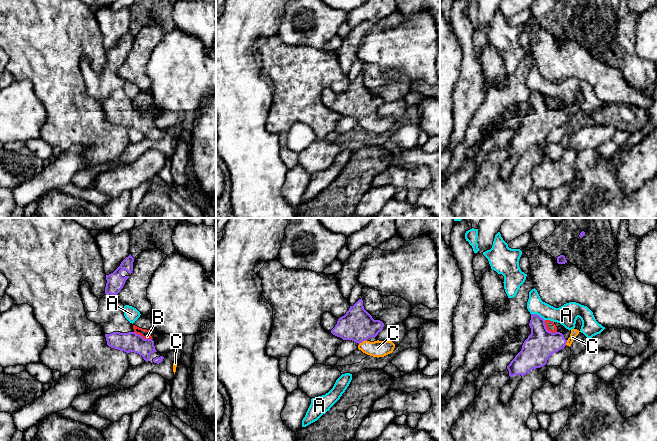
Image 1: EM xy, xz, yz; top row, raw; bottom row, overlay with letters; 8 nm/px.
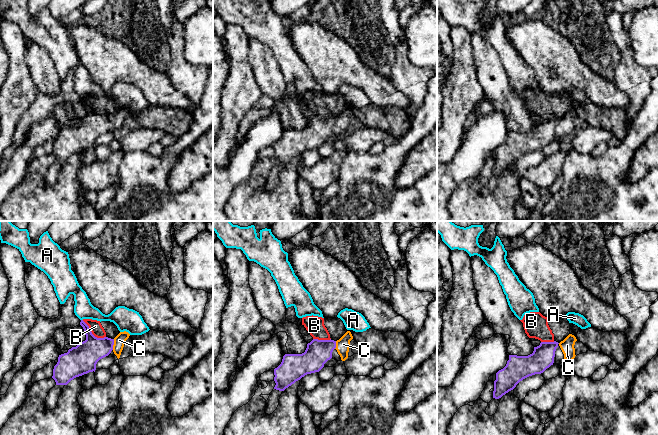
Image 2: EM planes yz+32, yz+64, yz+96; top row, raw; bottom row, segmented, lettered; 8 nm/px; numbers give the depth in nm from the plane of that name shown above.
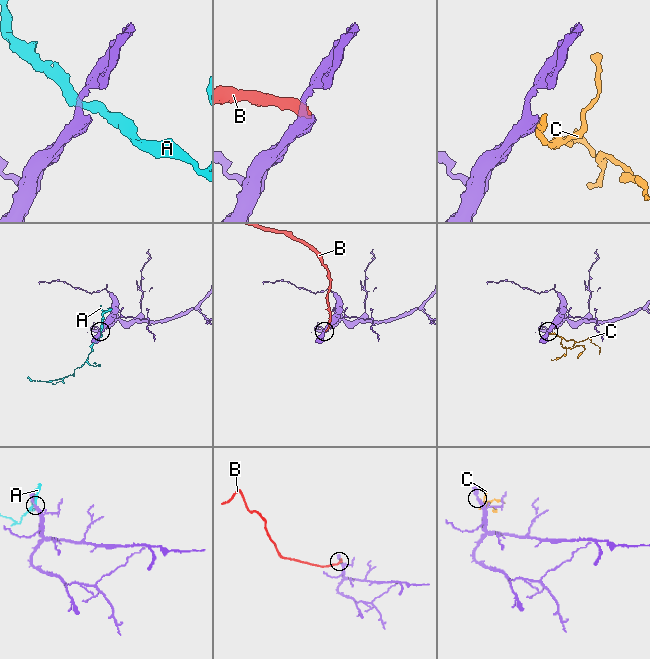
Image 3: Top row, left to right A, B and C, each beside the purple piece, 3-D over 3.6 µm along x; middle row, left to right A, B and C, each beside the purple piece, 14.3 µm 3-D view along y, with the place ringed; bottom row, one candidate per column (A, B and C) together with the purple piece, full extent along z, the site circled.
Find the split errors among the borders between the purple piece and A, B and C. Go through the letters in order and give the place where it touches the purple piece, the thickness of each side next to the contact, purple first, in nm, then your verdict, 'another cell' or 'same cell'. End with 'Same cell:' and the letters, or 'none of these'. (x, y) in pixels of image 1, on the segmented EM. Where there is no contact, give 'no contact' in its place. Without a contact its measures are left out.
A: yz (538, 315) | 240/170 nm | another cell
B: yz (546, 329) | 240/70 nm | another cell
C: xz (362, 341) | 260/130 nm | same cell
Same cell: C

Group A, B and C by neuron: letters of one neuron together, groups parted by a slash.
A / B / C

